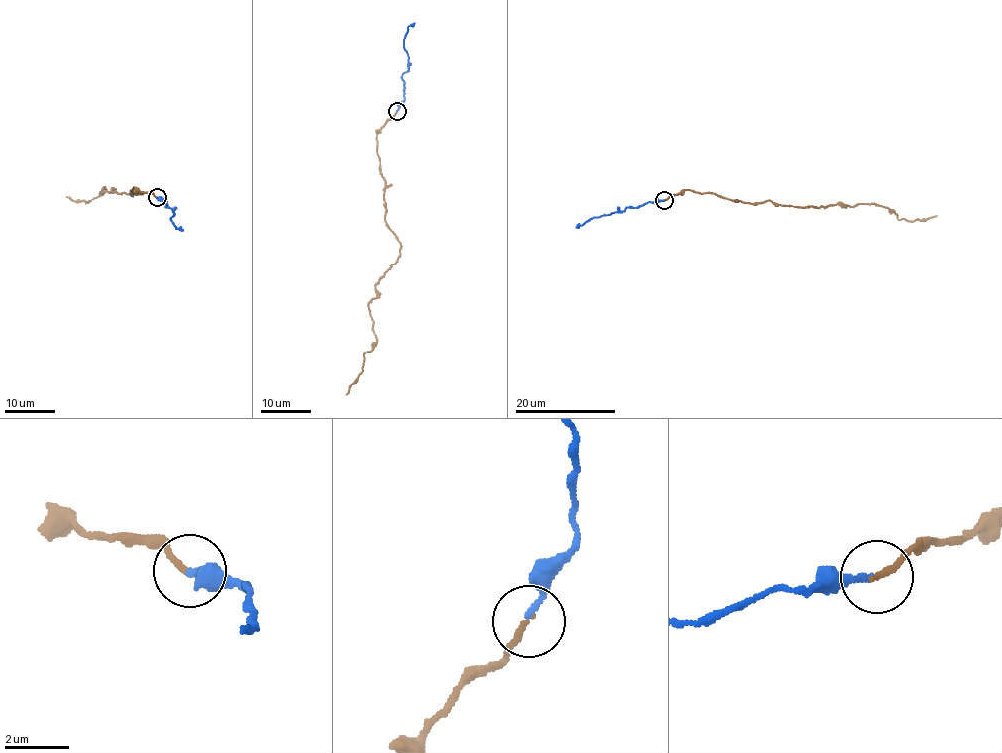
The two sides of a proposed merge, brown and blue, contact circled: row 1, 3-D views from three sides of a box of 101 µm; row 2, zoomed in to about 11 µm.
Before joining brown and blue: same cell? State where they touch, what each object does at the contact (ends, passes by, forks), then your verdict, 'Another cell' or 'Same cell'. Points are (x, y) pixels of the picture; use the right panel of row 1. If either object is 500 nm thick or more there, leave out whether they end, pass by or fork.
Place: (664, 200). At the ring brown ends. At the ring blue ends. Same cell

